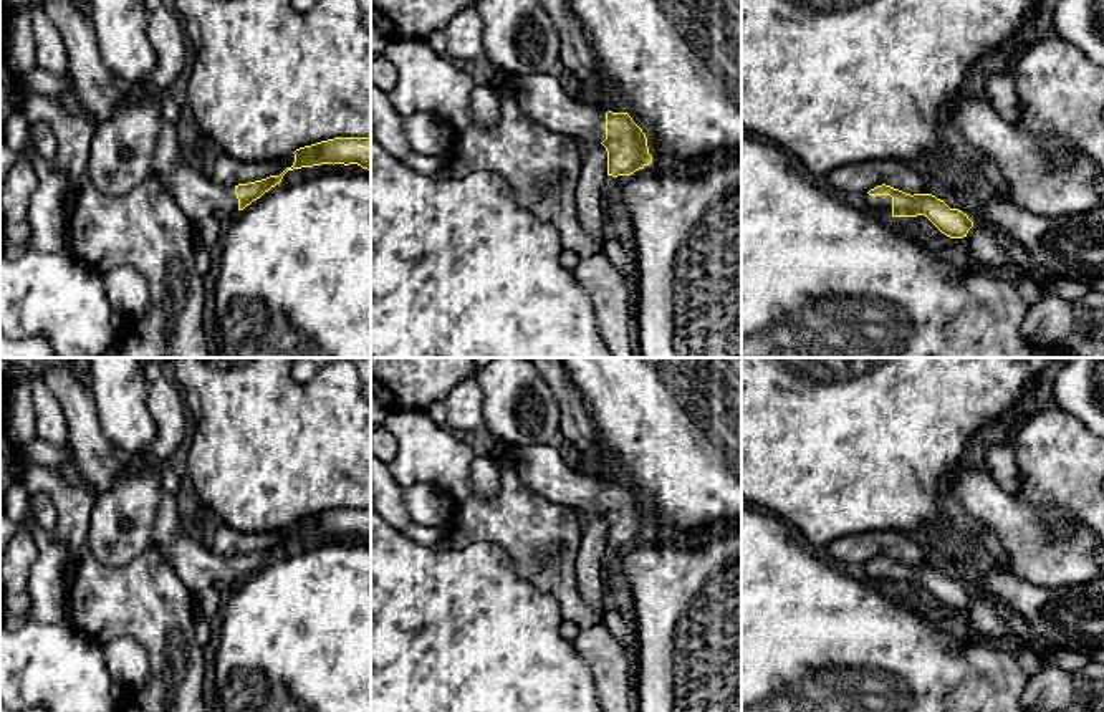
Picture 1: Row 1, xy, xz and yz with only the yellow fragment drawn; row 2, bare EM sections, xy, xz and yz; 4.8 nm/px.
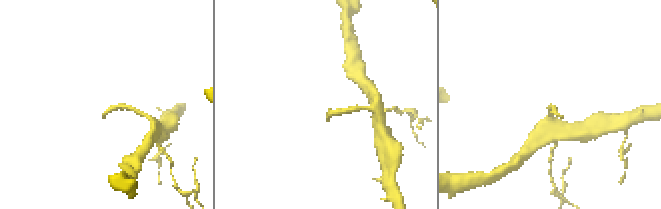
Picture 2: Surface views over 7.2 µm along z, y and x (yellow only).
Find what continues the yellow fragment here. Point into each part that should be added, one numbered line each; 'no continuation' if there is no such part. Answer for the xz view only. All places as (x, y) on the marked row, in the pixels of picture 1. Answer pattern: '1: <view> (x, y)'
1: xz (543, 98)

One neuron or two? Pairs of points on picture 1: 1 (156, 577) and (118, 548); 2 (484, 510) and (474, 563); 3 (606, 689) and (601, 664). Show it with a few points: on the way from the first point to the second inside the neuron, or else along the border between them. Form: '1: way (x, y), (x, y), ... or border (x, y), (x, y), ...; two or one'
1: border (151, 545), (123, 565), (105, 565), (95, 558); two
2: border (447, 550), (490, 542), (497, 543), (512, 563); two
3: way (606, 683), (606, 671); one

